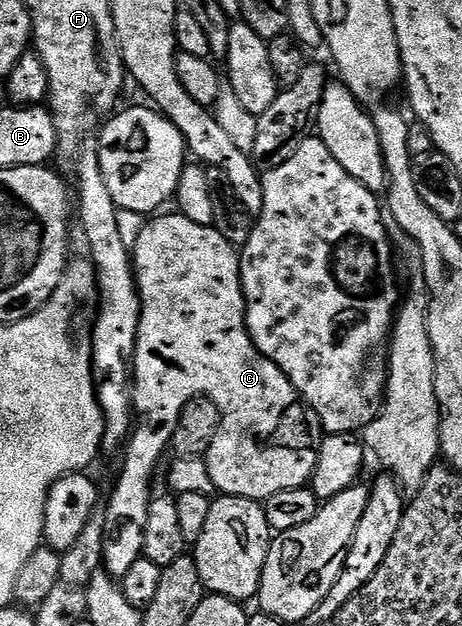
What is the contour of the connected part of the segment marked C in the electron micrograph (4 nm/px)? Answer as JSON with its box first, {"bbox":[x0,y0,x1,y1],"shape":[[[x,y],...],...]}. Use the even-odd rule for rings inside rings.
{"bbox":[103,214,323,578],"shape":[[[157,214],[152,217],[146,223],[145,228],[139,234],[139,238],[131,245],[131,255],[133,257],[133,271],[137,278],[137,291],[141,293],[141,321],[139,322],[139,326],[137,327],[137,349],[135,350],[135,354],[133,355],[133,359],[131,361],[133,366],[133,379],[135,381],[135,391],[133,394],[133,403],[135,405],[135,427],[127,441],[127,449],[124,451],[125,455],[125,462],[123,464],[123,468],[121,470],[121,474],[117,478],[117,485],[113,488],[113,493],[109,496],[109,505],[103,508],[105,513],[105,545],[103,546],[103,568],[104,571],[108,572],[110,576],[114,578],[120,578],[127,574],[127,570],[131,570],[131,565],[139,559],[142,559],[143,556],[143,534],[147,530],[147,510],[149,509],[149,502],[151,499],[151,493],[154,491],[153,488],[153,475],[157,472],[157,463],[161,460],[161,455],[164,452],[167,452],[167,449],[172,445],[173,442],[173,435],[175,434],[175,426],[177,425],[177,419],[179,418],[179,414],[183,410],[183,406],[187,406],[187,402],[191,402],[191,398],[195,398],[202,390],[204,395],[212,396],[213,401],[221,407],[221,425],[219,426],[219,430],[215,434],[215,442],[211,442],[211,446],[209,447],[209,451],[207,453],[207,463],[209,466],[209,473],[211,474],[211,482],[213,483],[214,489],[222,496],[242,496],[243,498],[247,498],[248,500],[255,500],[258,502],[264,502],[269,499],[270,496],[274,496],[275,494],[279,494],[283,490],[291,490],[292,488],[303,488],[306,487],[313,479],[313,471],[315,470],[315,466],[317,465],[317,450],[321,446],[321,442],[323,439],[323,429],[321,423],[319,422],[319,418],[315,414],[315,410],[311,410],[308,404],[302,400],[299,393],[297,393],[293,387],[291,386],[291,382],[288,378],[286,378],[280,370],[270,362],[268,358],[263,355],[253,344],[252,338],[249,337],[249,327],[245,324],[245,295],[243,294],[243,290],[241,289],[241,257],[239,255],[238,249],[234,248],[233,245],[227,242],[227,238],[223,238],[223,234],[219,234],[216,228],[208,225],[208,224],[200,224],[199,222],[191,222],[191,218],[187,218],[186,216],[182,216],[180,214],[174,214],[174,216],[161,216],[165,214]],[[165,328],[181,328],[182,336],[181,336],[181,352],[185,356],[161,356],[165,352]],[[189,360],[201,360],[201,377],[197,380],[197,368],[193,364],[189,364]]]}

